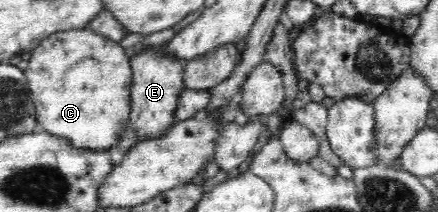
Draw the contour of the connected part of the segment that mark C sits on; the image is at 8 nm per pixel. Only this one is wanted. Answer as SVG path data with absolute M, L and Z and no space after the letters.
M88 27L55 32L52 36L41 40L31 50L27 66L29 66L27 70L24 66L24 73L29 80L29 88L37 108L37 120L45 128L45 132L53 136L65 136L75 148L88 148L101 152L111 148L114 151L113 146L119 142L131 112L130 88L133 73L130 57L125 48Z

